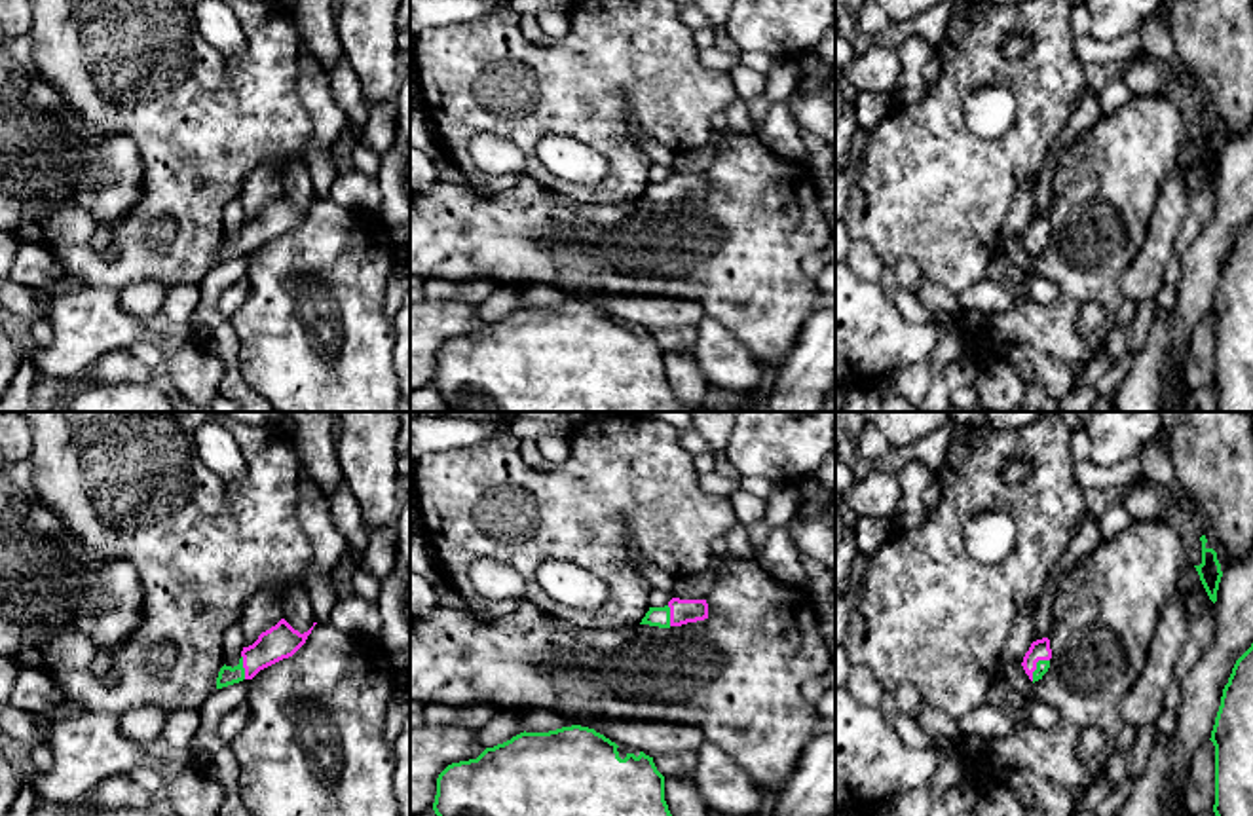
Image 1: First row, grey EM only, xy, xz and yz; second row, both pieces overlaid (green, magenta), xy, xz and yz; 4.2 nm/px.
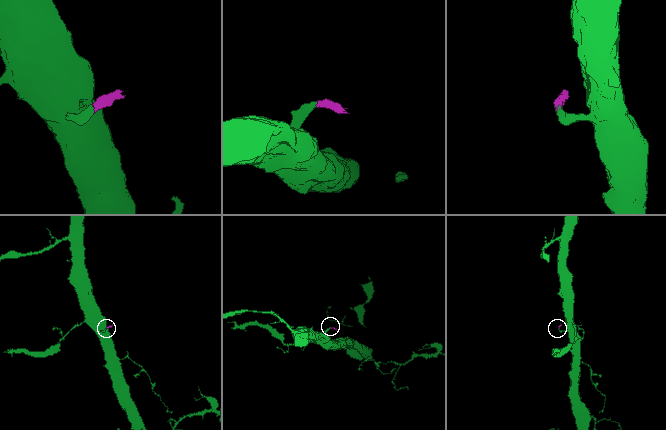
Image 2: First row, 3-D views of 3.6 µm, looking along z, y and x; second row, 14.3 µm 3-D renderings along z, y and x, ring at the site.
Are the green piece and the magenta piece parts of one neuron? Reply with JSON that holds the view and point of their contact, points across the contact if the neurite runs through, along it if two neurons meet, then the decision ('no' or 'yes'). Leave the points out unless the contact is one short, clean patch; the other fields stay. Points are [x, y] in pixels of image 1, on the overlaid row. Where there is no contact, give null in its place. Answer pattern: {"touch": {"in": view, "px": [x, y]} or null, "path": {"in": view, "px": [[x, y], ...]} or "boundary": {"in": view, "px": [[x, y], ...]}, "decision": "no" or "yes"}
{"touch": {"in": "yz", "px": [1037, 667]}, "path": {"in": "yz", "px": [[1043, 667], [1037, 667], [1039, 649]]}, "decision": "yes"}

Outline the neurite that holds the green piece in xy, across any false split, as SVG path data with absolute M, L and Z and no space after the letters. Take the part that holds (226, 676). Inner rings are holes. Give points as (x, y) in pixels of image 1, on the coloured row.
M285 619L262 632L258 640L243 647L237 666L222 666L216 677L216 689L252 679L260 670L292 657L308 640L313 626L300 634Z

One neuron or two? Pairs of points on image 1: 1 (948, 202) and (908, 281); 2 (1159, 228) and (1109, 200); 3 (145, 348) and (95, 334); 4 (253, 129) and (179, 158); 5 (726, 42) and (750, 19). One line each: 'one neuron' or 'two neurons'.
1: two neurons
2: two neurons
3: two neurons
4: one neuron
5: two neurons

